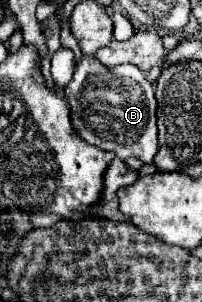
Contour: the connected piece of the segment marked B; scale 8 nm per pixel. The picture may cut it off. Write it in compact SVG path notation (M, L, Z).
M84 55L74 73L74 105L70 105L70 119L74 133L82 141L114 153L122 161L134 155L142 163L152 163L158 153L154 87L140 69L136 83L116 73L116 69L102 67L94 57Z

